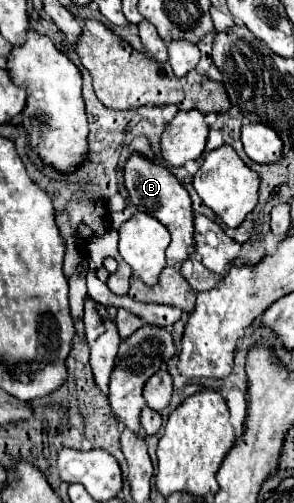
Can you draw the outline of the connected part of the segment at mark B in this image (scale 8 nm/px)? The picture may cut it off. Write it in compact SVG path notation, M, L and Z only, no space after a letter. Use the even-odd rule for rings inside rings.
M133 155L125 163L125 187L129 191L131 201L135 203L135 207L139 211L155 217L157 221L161 221L169 229L169 233L171 233L171 245L167 247L167 259L169 261L173 261L175 265L181 265L191 255L195 255L195 225L193 225L195 215L193 215L193 207L191 207L189 193L175 179L175 175L171 175L161 165L145 161L139 155Z

